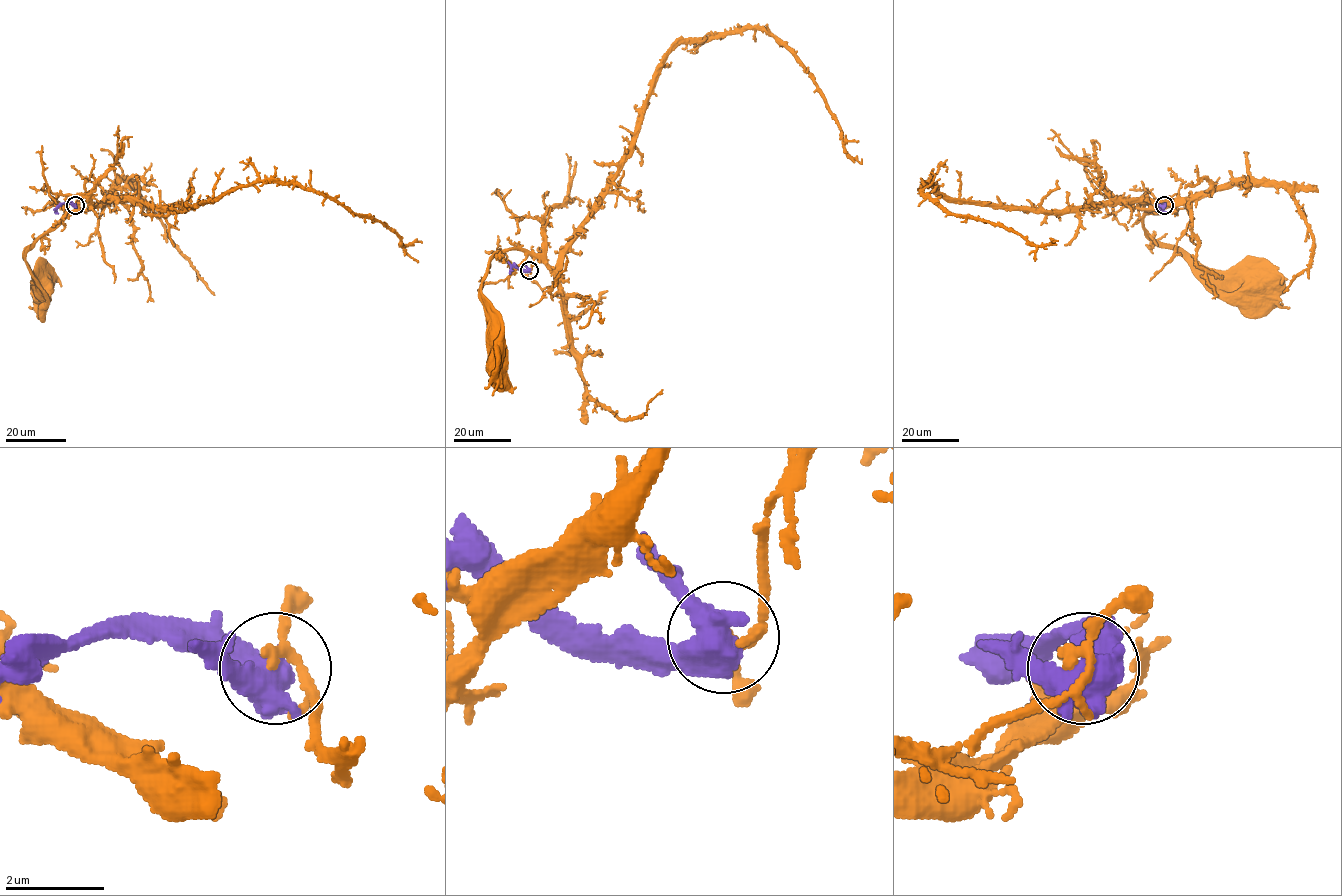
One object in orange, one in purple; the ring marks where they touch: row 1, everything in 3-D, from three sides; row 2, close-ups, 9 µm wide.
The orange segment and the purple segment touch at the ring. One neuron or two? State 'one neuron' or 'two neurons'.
two neurons

